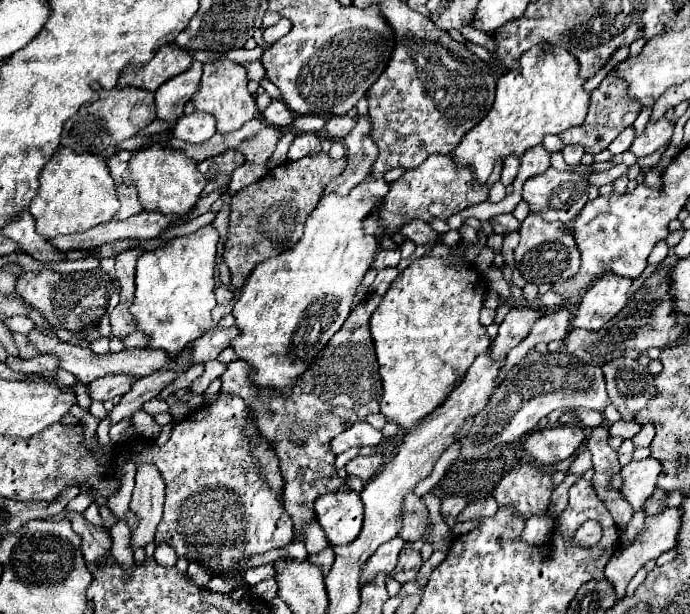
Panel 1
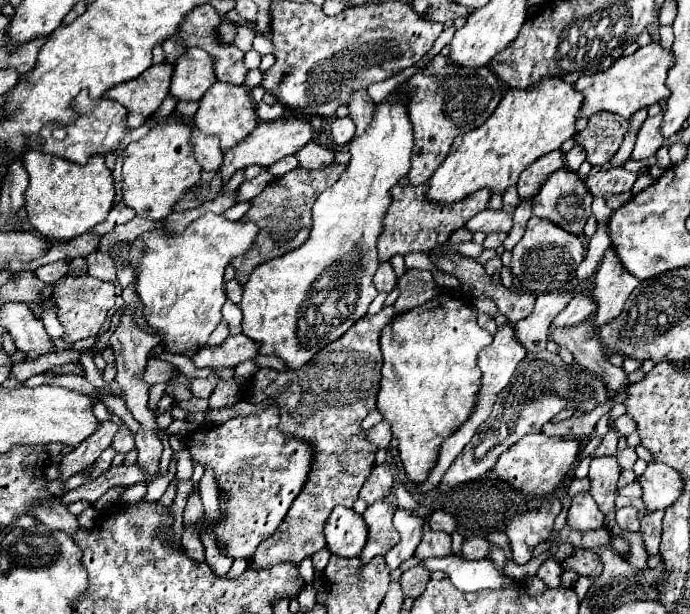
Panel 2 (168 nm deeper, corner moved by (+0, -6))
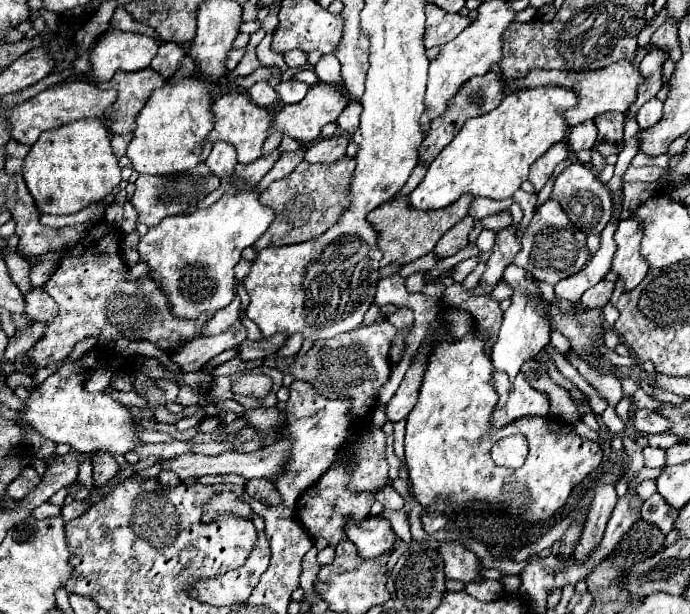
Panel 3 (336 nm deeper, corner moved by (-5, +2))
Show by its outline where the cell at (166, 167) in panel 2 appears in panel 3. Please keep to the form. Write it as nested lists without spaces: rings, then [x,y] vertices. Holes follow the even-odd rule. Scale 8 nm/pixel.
[[[200,74],[188,76],[188,78],[174,78],[168,80],[166,86],[152,92],[146,106],[140,110],[136,118],[136,130],[134,138],[128,144],[128,158],[132,162],[132,168],[140,174],[172,174],[172,172],[184,172],[194,170],[200,162],[206,162],[206,158],[212,152],[212,142],[208,140],[208,134],[212,130],[212,114],[210,114],[210,82],[204,82]]]

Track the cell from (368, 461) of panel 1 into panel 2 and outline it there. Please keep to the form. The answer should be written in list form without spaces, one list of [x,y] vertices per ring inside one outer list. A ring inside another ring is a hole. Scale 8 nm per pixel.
[[[375,466],[371,476],[367,478],[367,482],[363,484],[359,498],[363,498],[367,502],[367,506],[371,506],[373,502],[387,498],[387,494],[391,492],[391,486],[393,486],[393,476],[391,476],[389,468],[387,466]]]

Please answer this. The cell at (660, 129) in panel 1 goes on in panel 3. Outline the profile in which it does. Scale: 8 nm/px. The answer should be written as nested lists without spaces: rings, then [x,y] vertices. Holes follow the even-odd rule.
[[[652,98],[650,102],[646,102],[640,112],[636,114],[636,120],[640,124],[642,130],[648,130],[648,126],[654,126],[660,120],[660,114],[664,110],[664,104],[658,98]]]

